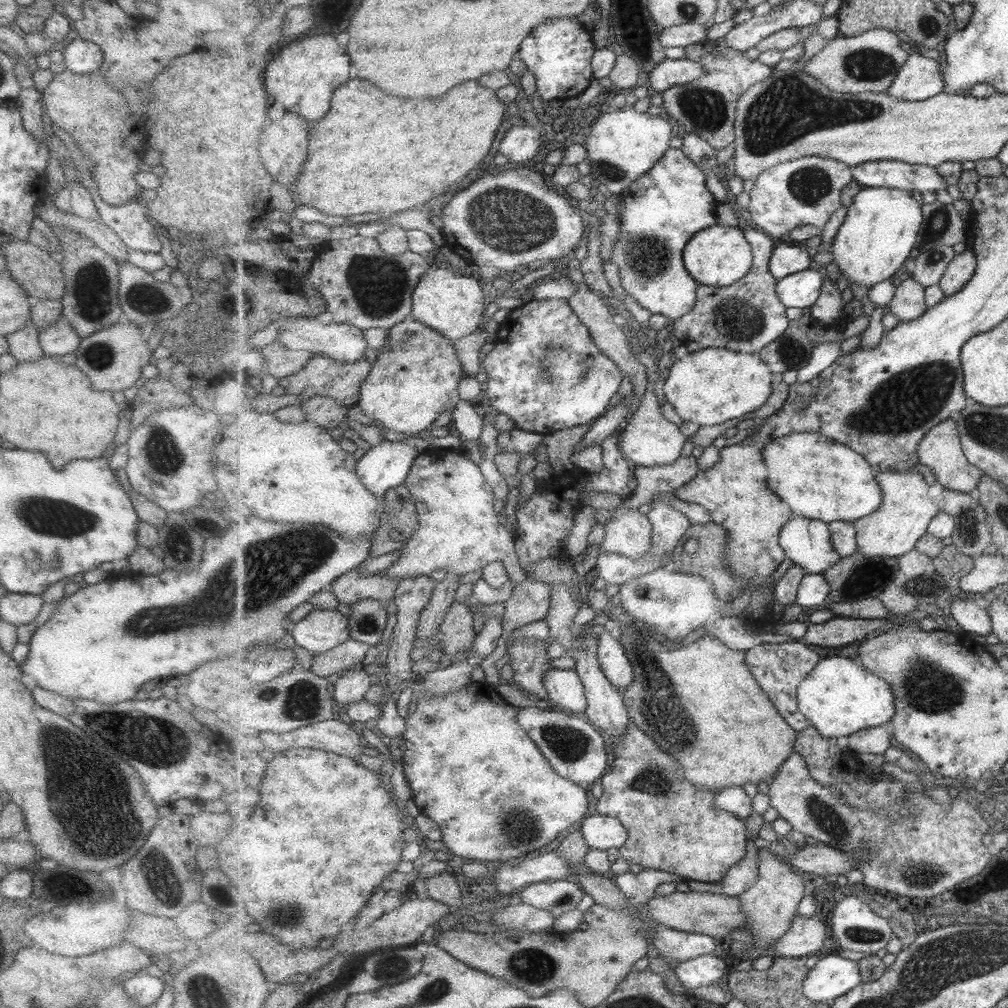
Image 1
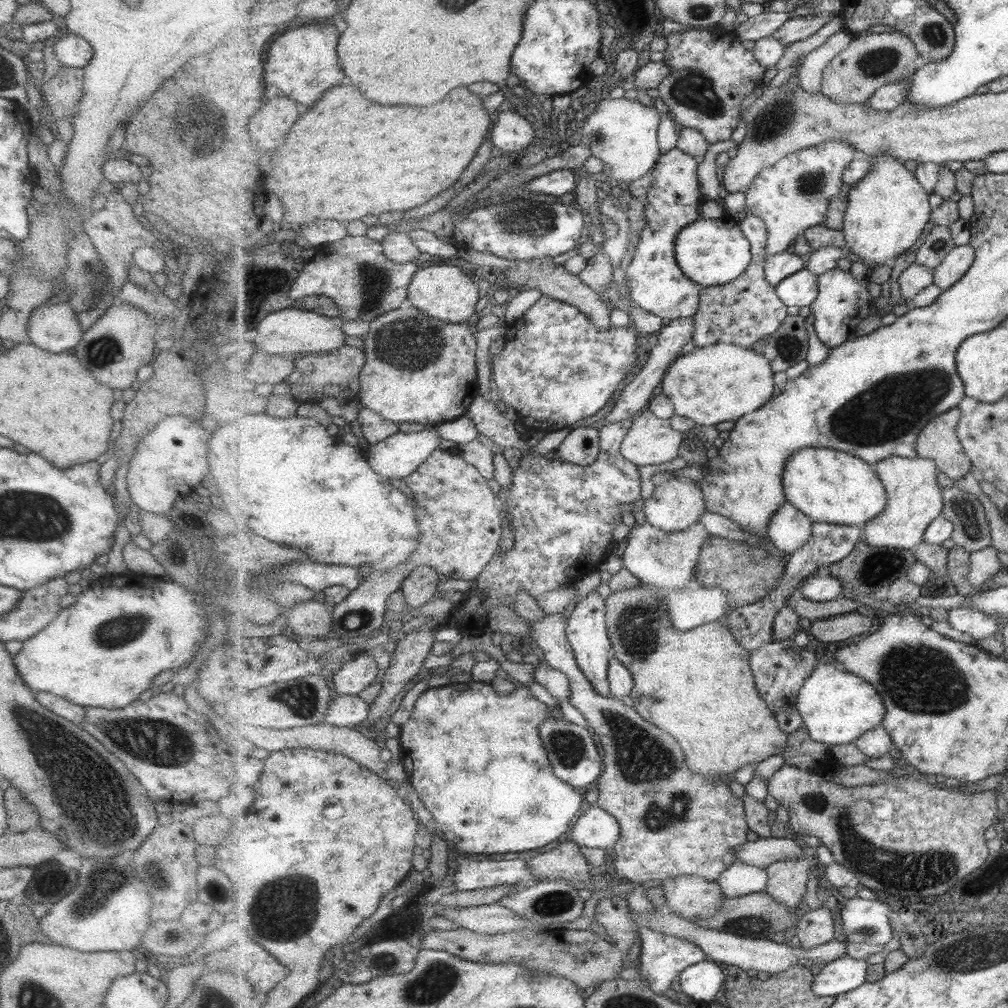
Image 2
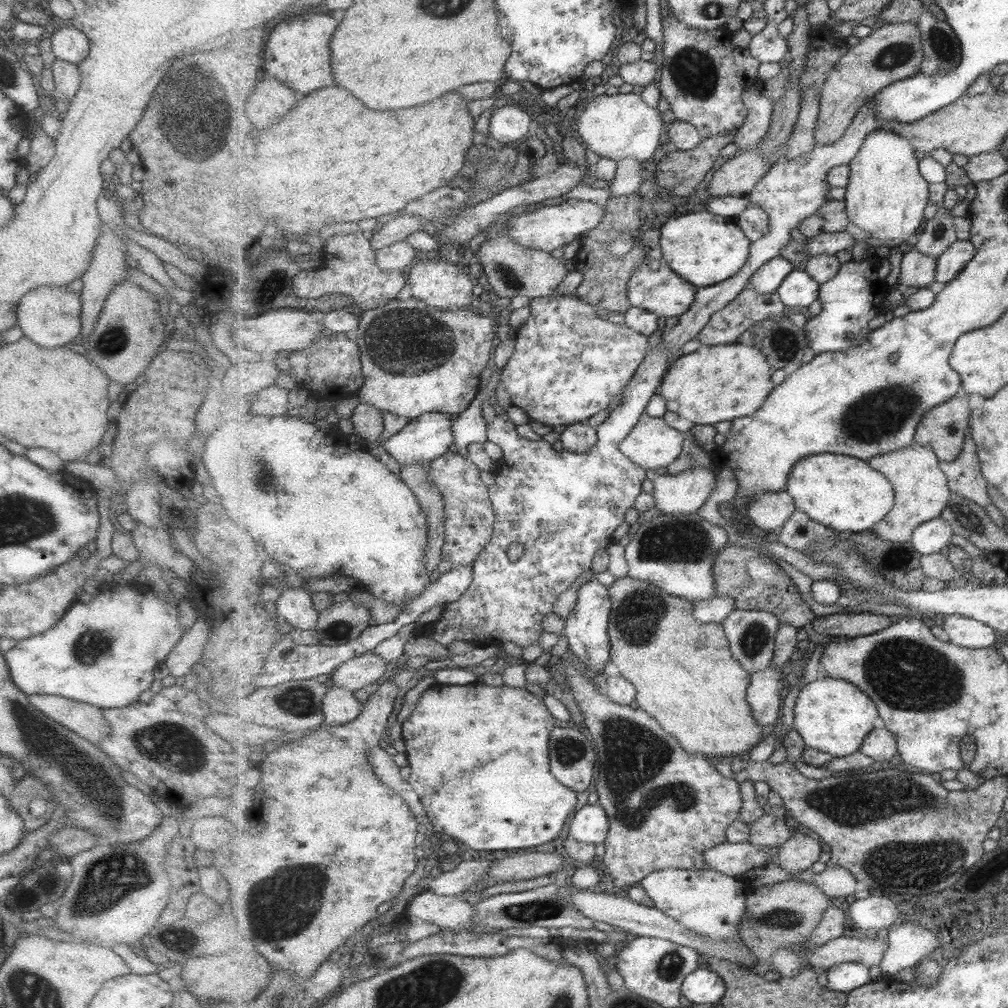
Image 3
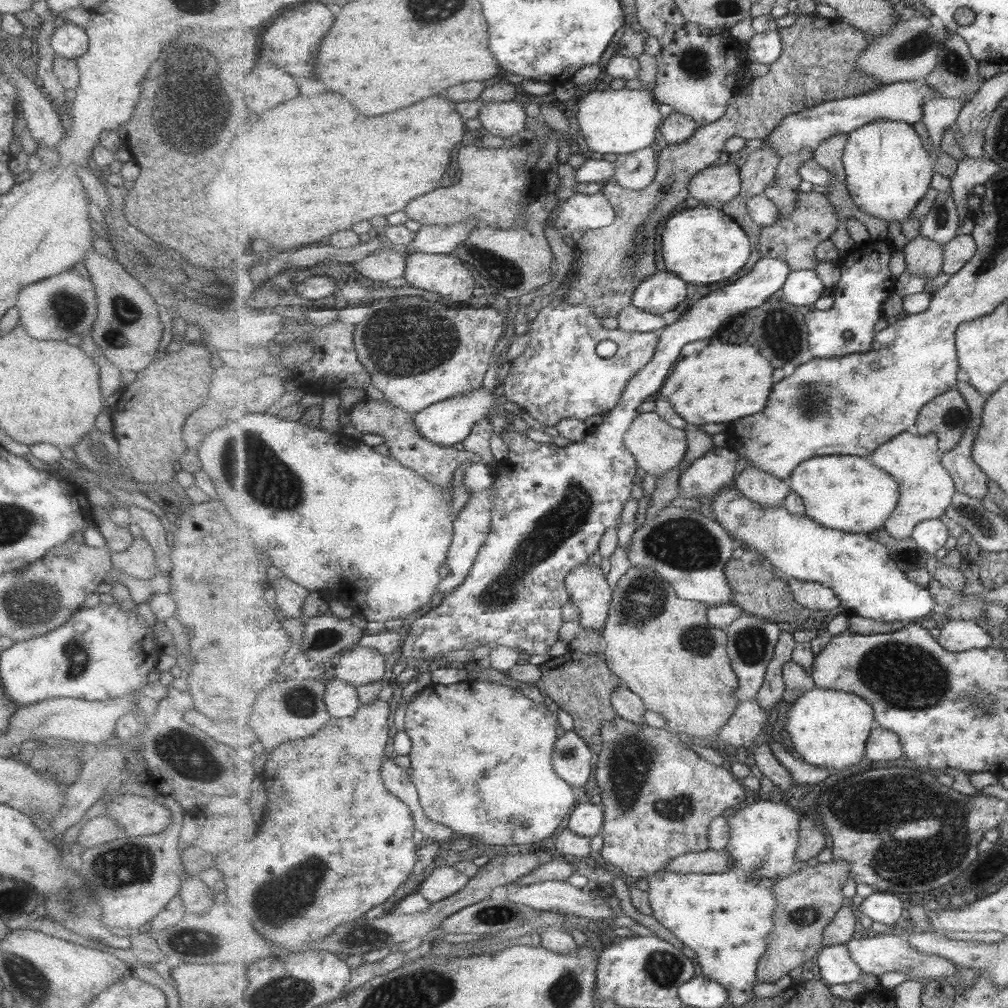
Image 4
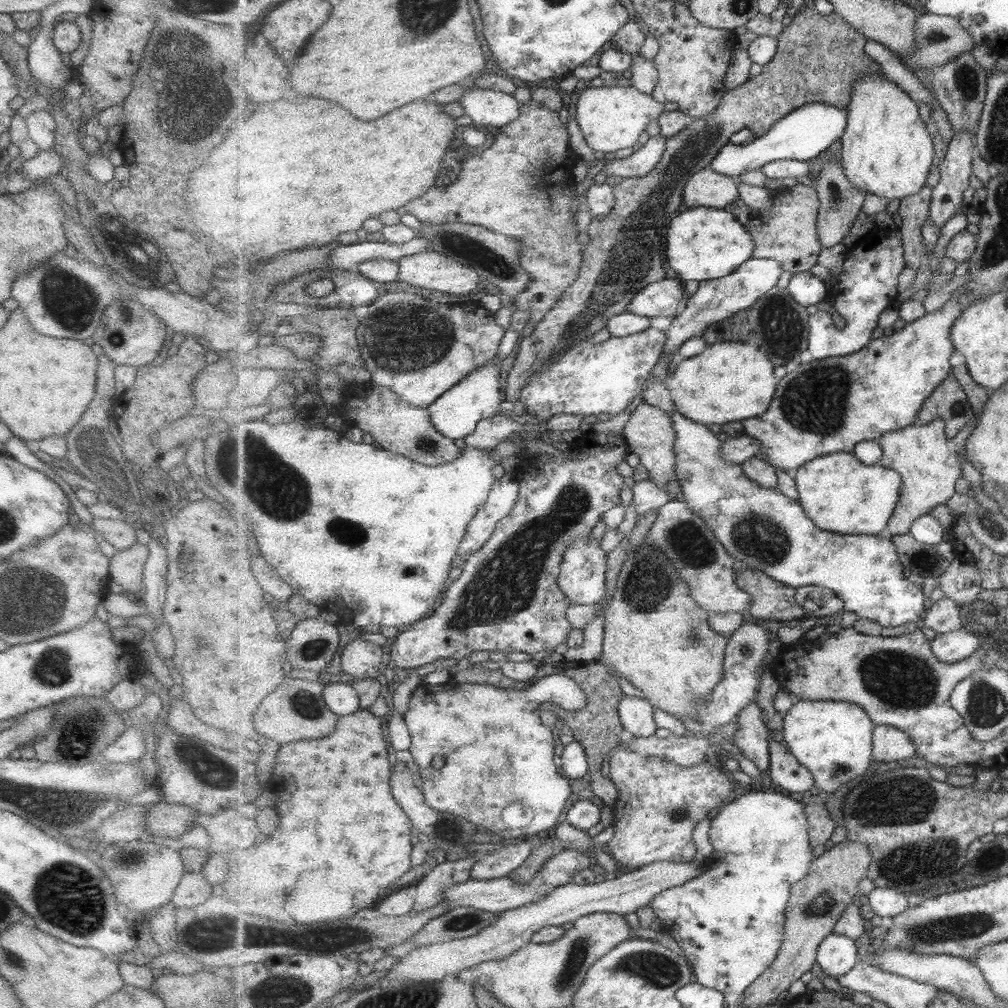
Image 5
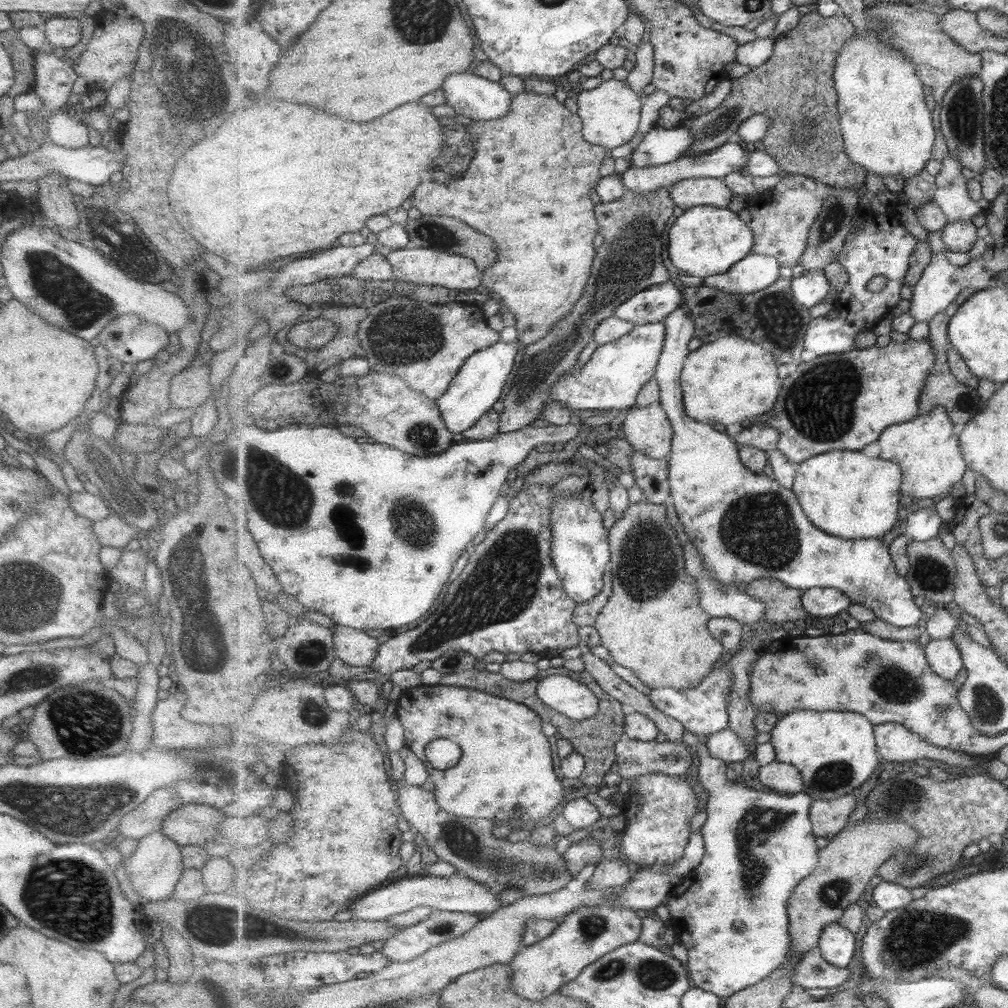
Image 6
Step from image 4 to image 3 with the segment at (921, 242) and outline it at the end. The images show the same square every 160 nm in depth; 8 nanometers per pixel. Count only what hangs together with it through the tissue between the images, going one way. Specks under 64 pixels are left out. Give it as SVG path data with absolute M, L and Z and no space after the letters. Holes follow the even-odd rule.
M916 246L909 249L901 260L900 287L926 288L937 281L938 259L924 255Z

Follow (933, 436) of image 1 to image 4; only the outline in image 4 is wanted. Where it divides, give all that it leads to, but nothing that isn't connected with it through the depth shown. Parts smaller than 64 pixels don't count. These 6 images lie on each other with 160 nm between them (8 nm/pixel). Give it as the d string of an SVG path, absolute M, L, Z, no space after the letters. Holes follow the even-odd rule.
M953 388L926 404L917 424L908 431L921 436L937 434L939 446L946 453L958 446L971 420L972 412L966 397L958 388Z

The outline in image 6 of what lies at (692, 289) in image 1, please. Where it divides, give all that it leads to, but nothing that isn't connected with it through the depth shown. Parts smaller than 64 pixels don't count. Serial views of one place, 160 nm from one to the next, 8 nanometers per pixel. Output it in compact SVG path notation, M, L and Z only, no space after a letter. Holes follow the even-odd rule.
M667 282L647 288L615 309L614 316L635 325L663 323L683 304L683 292Z

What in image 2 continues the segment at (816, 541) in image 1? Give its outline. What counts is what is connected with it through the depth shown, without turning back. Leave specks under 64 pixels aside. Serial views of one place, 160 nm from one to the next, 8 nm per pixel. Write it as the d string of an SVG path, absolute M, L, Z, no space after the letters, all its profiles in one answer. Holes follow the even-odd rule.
M785 501L771 517L768 536L774 550L790 557L812 535L813 520L794 504Z

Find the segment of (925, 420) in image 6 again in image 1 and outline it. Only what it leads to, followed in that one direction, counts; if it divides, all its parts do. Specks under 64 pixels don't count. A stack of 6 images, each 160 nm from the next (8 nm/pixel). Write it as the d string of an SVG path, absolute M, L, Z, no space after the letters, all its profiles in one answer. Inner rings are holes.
M883 471L878 472L876 477L883 491L884 501L877 512L855 521L856 529L858 530L859 551L868 557L900 557L906 555L916 549L919 540L928 532L931 521L942 509L937 506L935 499L929 495L930 484L927 484L925 477L920 472Z

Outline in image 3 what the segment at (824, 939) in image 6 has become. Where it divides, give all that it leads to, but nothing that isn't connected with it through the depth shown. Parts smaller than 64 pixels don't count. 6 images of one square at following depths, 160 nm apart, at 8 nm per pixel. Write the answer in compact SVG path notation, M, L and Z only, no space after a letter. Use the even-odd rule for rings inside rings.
M843 963L827 970L828 989L850 993L872 981L869 979L869 967L861 963Z

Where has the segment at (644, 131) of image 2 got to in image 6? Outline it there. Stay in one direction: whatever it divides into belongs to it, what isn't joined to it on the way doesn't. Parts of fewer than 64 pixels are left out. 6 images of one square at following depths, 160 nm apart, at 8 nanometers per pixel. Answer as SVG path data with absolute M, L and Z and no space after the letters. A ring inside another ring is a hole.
M608 79L594 89L581 90L578 97L578 115L584 122L584 137L591 144L603 146L608 150L627 144L633 140L641 122L641 103L643 95L635 92L625 80Z

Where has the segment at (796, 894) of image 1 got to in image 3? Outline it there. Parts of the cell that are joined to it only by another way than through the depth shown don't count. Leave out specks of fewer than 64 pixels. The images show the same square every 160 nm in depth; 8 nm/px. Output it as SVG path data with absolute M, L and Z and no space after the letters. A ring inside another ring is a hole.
M794 832L792 837L780 846L777 863L788 873L795 874L809 870L815 862L819 862L821 854L823 841Z

